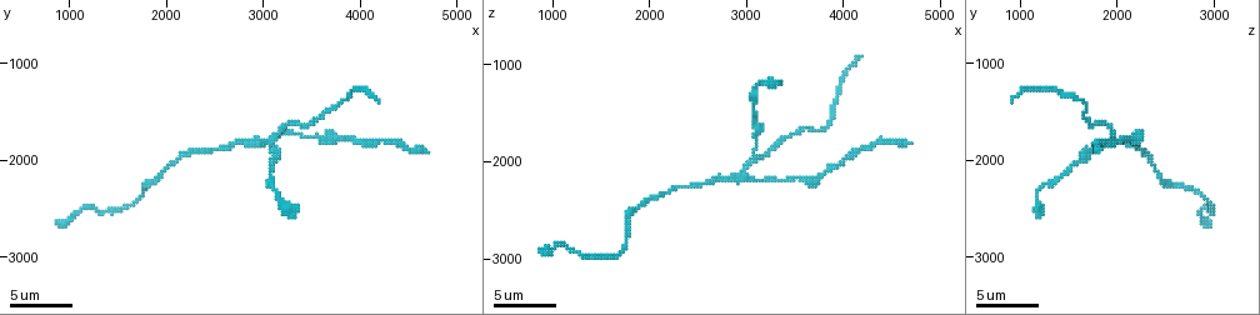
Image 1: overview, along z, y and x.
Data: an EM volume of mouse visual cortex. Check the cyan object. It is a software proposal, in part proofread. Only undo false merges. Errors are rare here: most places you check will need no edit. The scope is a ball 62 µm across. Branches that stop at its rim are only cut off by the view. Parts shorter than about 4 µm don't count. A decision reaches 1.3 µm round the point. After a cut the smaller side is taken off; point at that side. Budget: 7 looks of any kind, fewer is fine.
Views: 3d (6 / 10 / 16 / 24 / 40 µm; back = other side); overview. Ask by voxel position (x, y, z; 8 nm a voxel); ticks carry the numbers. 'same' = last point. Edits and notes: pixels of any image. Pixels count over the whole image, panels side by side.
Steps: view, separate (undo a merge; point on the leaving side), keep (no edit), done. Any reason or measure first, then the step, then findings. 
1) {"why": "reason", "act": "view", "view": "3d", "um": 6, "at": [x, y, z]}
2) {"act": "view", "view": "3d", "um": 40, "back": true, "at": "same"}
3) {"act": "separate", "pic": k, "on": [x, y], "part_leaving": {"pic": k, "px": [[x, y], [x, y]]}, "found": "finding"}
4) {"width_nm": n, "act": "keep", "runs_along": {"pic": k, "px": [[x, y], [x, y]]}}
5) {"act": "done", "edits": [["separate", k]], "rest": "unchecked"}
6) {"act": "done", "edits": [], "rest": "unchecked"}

{"act": "view", "view": "3d", "um": 16, "at": [3840, 1400, 1600]}

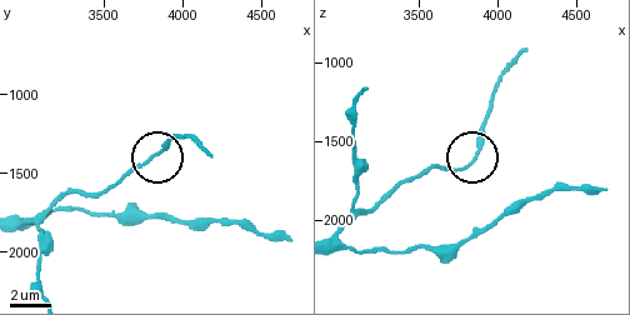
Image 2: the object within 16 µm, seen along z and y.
{"act": "keep", "found": "continuous, no second cell"}

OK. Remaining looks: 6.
{"why": "thick turns thin", "act": "view", "view": "3d", "um": 6, "at": [3800, 1760, 2140]}

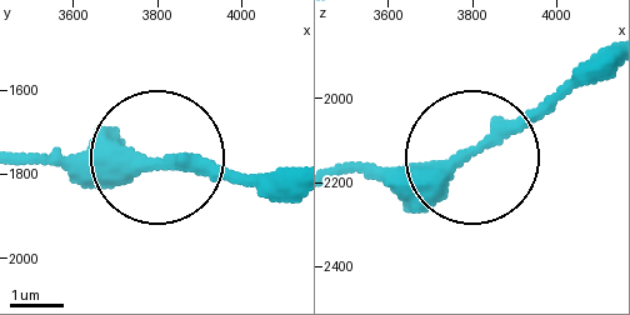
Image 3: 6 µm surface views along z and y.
{"act": "view", "view": "3d", "um": 6, "back": true, "at": [3805, 1770, 2120]}

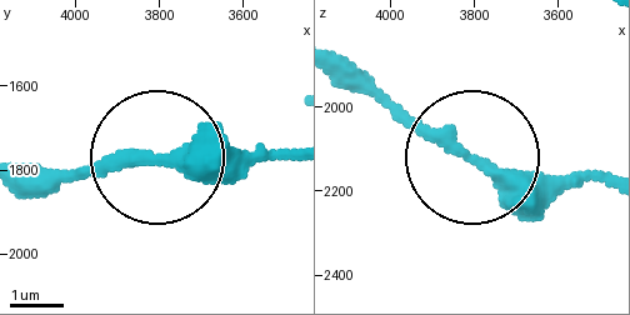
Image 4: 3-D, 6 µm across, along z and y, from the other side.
{"width_nm": 300, "act": "keep", "runs_along": {"pic": 4, "px": [[289, 154], [25, 168]]}, "found": "continuous, no second cell"}

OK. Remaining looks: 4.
{"why": "thick turns thin", "act": "view", "view": "3d", "um": 16, "at": [3080, 2200, 1340]}

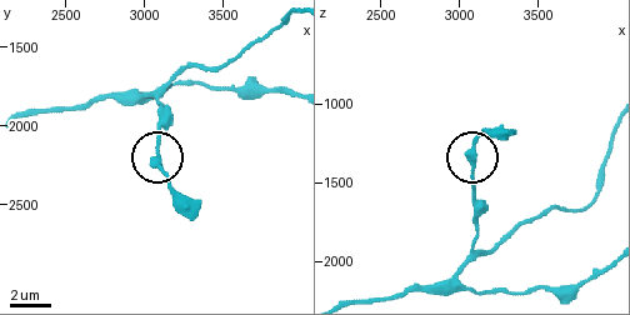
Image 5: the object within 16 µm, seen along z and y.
{"width_nm": 280, "act": "keep", "found": "all the same cell"}

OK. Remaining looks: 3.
{"why": "thick turns thin", "act": "view", "view": "3d", "um": 10, "at": [1920, 2160, 2440]}

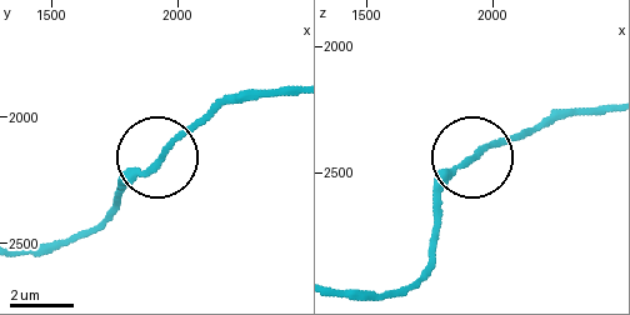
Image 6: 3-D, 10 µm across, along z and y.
{"act": "view", "view": "3d", "um": 6, "at": [1950, 2160, 2430]}

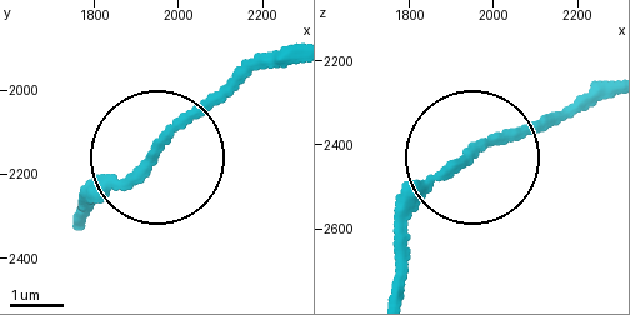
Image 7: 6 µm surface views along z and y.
{"act": "keep", "runs_along": {"pic": 7, "px": [[293, 44], [83, 200]]}, "found": "all the same cell"}

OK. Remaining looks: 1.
{"act": "done", "edits": [], "rest": "unchecked"}

